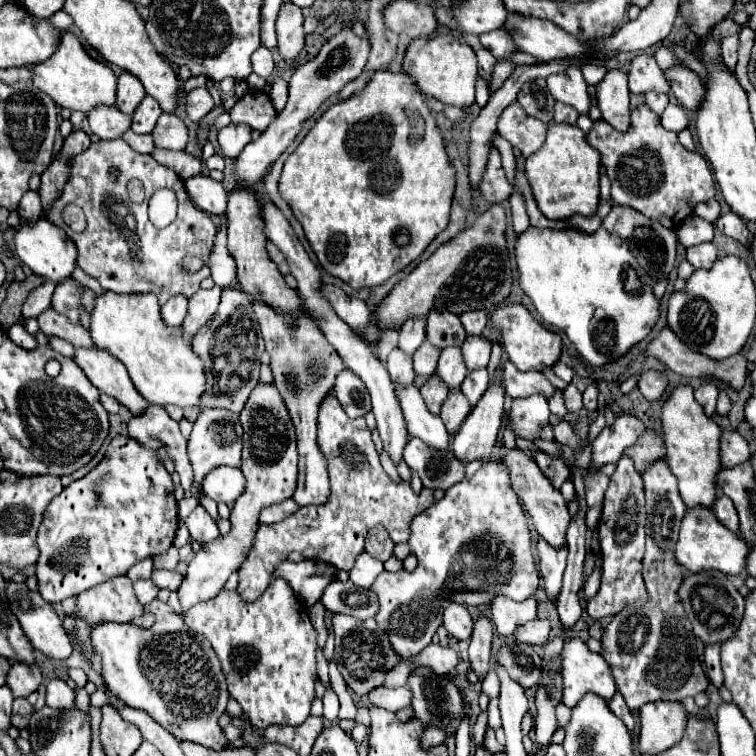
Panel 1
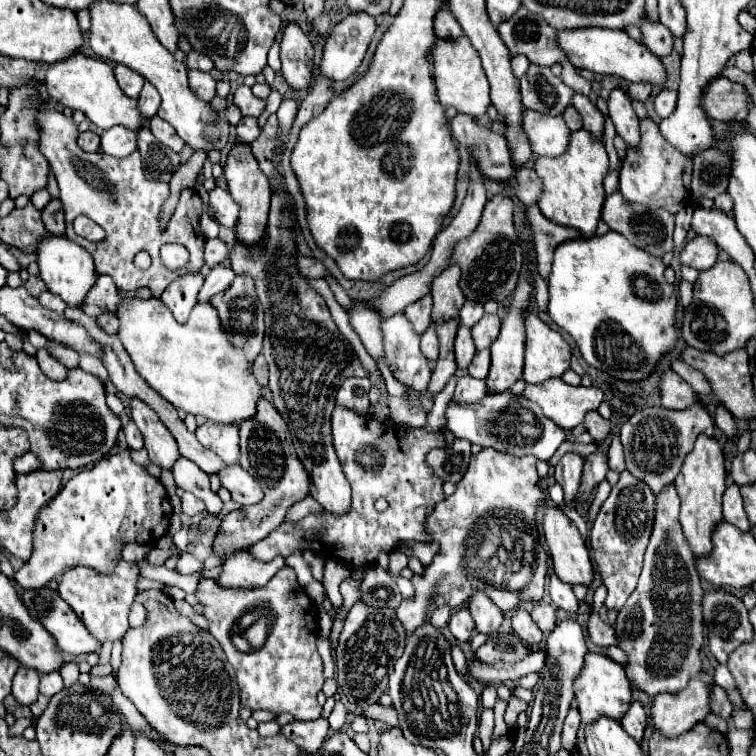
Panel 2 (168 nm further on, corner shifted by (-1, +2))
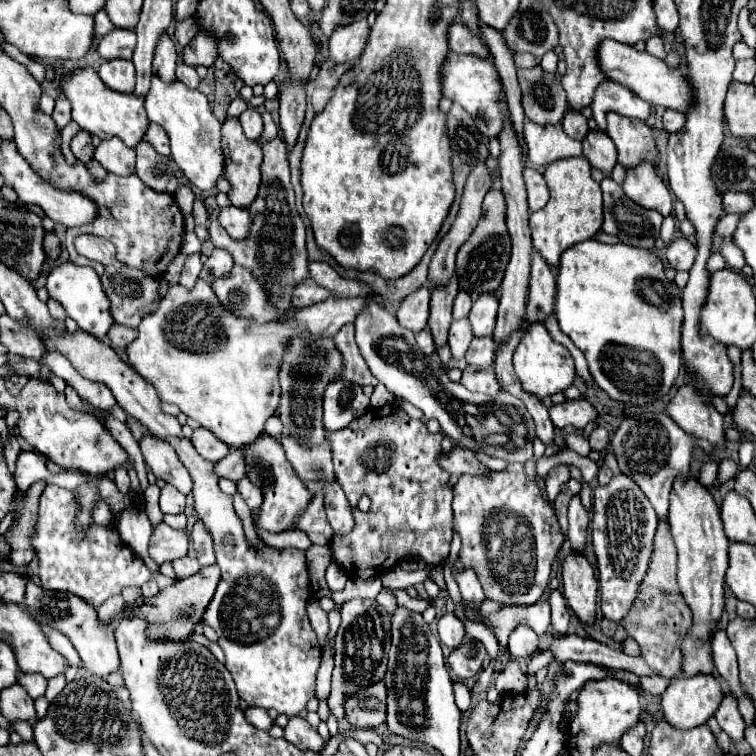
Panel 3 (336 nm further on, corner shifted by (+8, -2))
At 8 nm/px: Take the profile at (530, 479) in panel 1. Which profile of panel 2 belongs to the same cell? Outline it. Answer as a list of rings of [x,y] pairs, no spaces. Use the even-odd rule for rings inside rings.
[[[546,507],[544,537],[554,559],[556,575],[570,585],[590,587],[594,581],[594,567],[586,549],[584,537],[574,523],[558,507]]]

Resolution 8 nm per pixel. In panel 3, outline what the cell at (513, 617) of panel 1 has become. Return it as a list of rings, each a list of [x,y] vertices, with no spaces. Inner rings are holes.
[[[519,625],[513,629],[513,633],[509,635],[509,653],[513,659],[525,659],[531,657],[539,647],[539,637],[537,633],[527,627],[527,625]]]

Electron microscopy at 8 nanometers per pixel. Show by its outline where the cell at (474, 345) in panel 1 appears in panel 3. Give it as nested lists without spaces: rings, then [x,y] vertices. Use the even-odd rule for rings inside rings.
[[[491,293],[491,295],[481,295],[477,303],[473,305],[469,313],[469,323],[475,337],[487,337],[493,333],[495,317],[497,317],[497,303],[499,301],[495,293]]]

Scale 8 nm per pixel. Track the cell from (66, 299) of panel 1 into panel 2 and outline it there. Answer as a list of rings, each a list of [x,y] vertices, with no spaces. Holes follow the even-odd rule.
[[[100,275],[80,309],[90,317],[98,317],[102,313],[116,313],[120,303],[122,299],[118,295],[118,287],[114,285],[114,281],[108,275]]]

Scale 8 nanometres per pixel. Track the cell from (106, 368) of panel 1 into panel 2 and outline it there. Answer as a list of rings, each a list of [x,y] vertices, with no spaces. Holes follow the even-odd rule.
[[[130,399],[130,411],[132,411],[132,421],[138,425],[138,429],[144,435],[150,461],[162,469],[172,469],[176,459],[180,459],[180,451],[172,433],[158,419],[158,415],[140,399]]]

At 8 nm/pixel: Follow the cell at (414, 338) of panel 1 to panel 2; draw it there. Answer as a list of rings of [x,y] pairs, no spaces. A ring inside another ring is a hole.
[[[426,295],[424,299],[418,299],[416,303],[408,305],[404,309],[404,315],[414,325],[414,331],[418,335],[422,335],[430,327],[430,323],[432,323],[432,295]]]

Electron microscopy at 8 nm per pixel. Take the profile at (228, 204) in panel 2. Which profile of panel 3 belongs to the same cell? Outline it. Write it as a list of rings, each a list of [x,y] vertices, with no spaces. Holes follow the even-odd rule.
[[[223,207],[219,209],[217,221],[219,225],[233,237],[233,239],[243,239],[247,237],[249,231],[249,211],[247,209],[239,209],[239,207]]]

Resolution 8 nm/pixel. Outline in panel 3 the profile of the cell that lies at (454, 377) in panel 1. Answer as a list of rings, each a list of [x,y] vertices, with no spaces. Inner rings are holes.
[[[467,319],[453,321],[453,325],[449,329],[449,347],[451,347],[453,359],[461,361],[465,357],[471,339],[473,339],[473,335],[471,335],[471,327],[469,327]]]

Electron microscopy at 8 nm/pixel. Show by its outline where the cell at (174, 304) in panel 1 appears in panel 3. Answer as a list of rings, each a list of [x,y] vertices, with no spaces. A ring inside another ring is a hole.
[[[199,253],[195,255],[189,255],[185,265],[183,265],[183,273],[179,277],[179,285],[183,285],[185,289],[193,289],[195,283],[197,283],[197,277],[199,277],[199,271],[201,271],[201,261],[199,261]]]

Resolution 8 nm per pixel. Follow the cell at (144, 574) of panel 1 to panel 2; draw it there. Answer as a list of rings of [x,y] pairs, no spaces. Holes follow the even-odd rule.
[[[172,543],[172,547],[168,547],[168,549],[154,549],[154,551],[150,553],[148,561],[150,561],[152,565],[164,565],[166,559],[170,559],[170,557],[174,557],[174,555],[182,555],[182,553],[186,553],[186,551],[188,551],[188,549],[180,549],[180,547],[176,547],[176,545]]]

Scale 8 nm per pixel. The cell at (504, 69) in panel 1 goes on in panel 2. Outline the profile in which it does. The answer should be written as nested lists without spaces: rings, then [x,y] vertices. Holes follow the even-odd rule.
[[[516,55],[516,57],[512,57],[512,69],[514,69],[514,75],[516,75],[516,77],[522,77],[522,75],[528,71],[528,67],[530,67],[530,61],[528,61],[526,55]]]

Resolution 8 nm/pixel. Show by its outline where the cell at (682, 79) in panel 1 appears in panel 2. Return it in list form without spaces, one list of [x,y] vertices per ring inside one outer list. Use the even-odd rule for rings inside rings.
[[[718,77],[714,79],[702,97],[704,109],[706,113],[716,119],[716,121],[724,121],[724,123],[748,123],[748,93],[742,87],[742,105],[740,105],[740,85],[726,79],[726,77]]]

